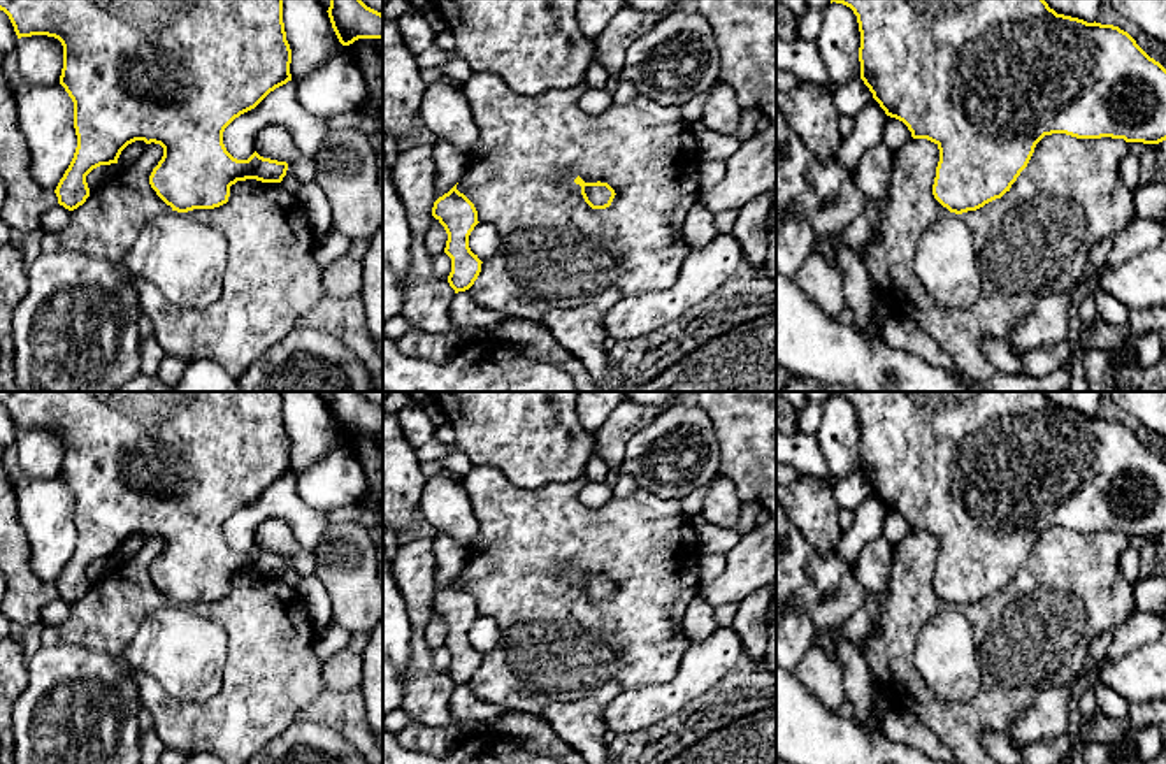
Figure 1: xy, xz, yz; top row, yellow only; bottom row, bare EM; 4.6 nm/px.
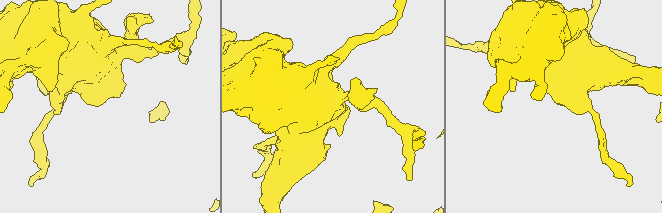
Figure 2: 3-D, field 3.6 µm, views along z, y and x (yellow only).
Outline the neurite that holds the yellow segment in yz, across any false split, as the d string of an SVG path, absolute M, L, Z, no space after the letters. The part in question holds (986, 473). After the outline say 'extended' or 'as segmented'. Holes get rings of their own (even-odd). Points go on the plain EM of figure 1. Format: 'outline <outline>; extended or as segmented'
outline M831 392L853 404L860 425L860 472L873 487L887 509L903 515L913 532L927 532L939 543L939 555L932 578L934 592L950 606L976 604L1010 585L1020 566L1027 560L1036 537L1052 527L1076 532L1124 532L1126 536L1159 537L1166 534L1166 462L1150 451L1136 434L1113 418L1087 416L1078 411L1057 407L1043 392Z; as segmented

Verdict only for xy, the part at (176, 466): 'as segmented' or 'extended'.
as segmented

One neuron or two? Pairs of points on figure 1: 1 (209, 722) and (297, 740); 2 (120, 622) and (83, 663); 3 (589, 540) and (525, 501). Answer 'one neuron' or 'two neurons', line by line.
1: two neurons
2: two neurons
3: one neuron

